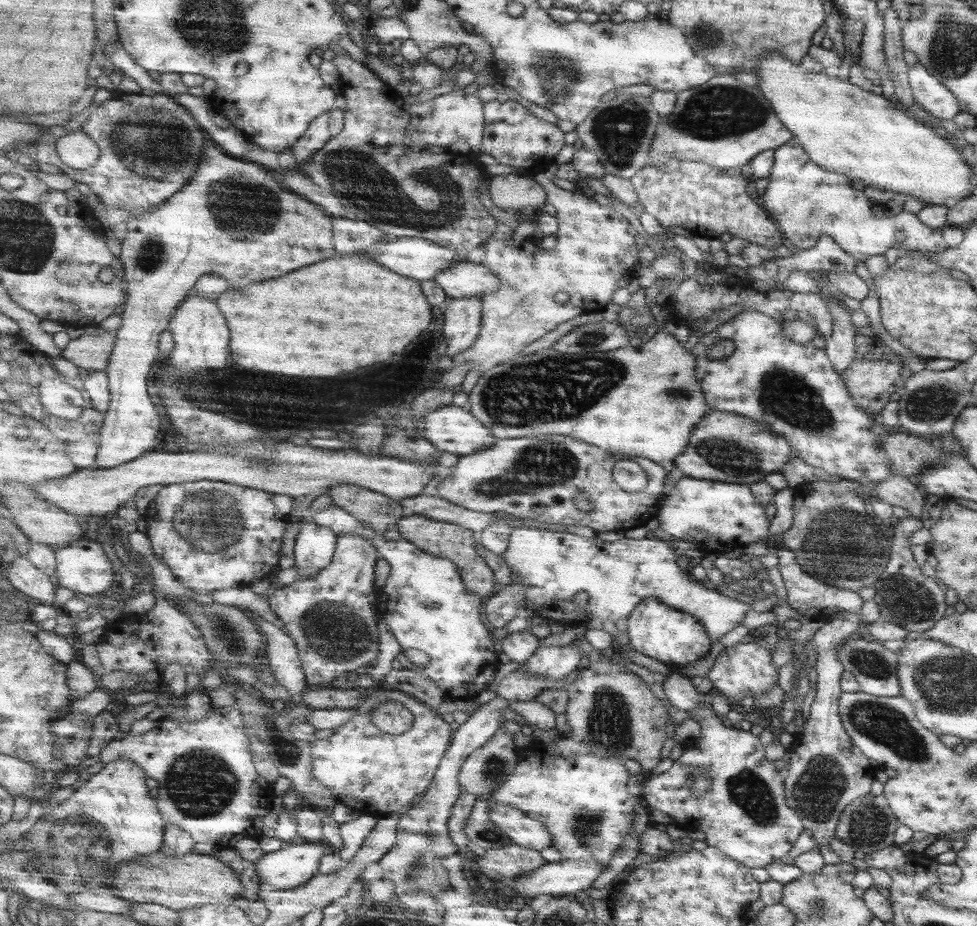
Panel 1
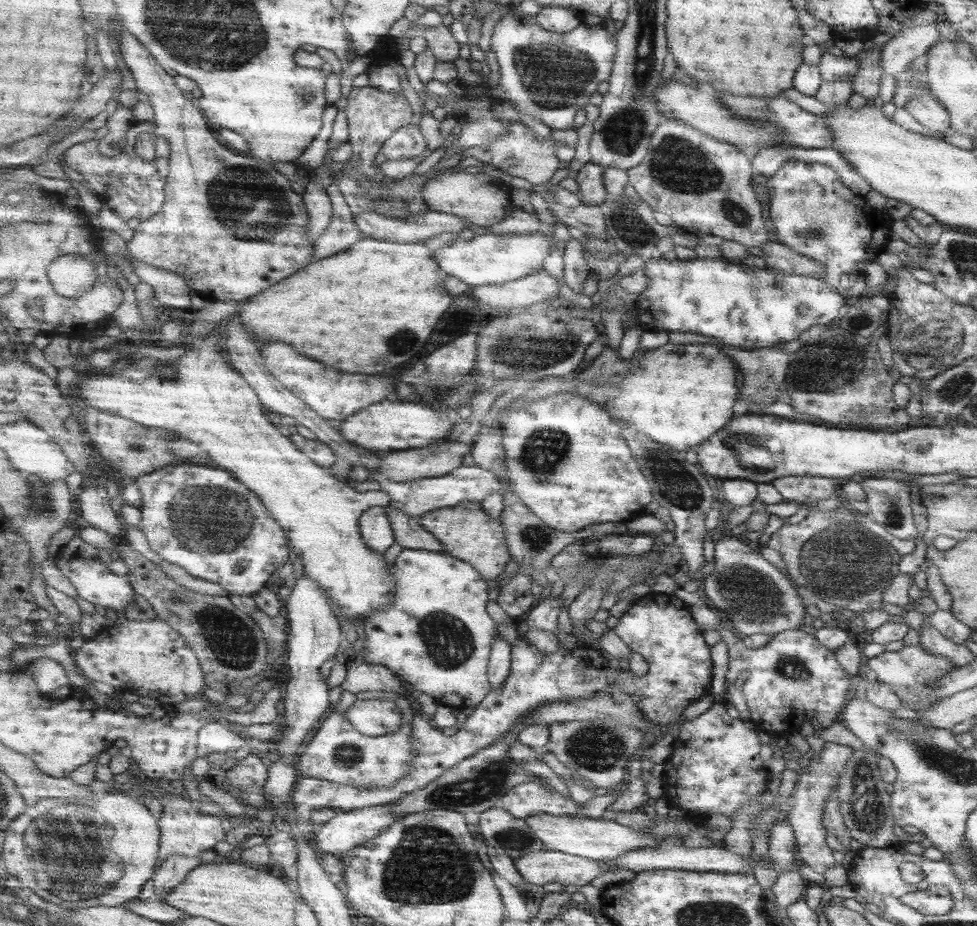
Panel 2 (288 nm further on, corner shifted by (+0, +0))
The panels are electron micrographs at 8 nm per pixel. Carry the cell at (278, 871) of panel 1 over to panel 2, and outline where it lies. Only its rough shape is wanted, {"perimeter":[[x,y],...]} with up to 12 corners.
{"perimeter":[[385,806],[341,812],[313,838],[317,854],[343,858],[395,824]]}

